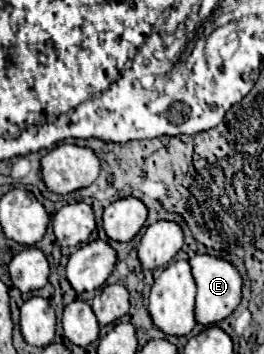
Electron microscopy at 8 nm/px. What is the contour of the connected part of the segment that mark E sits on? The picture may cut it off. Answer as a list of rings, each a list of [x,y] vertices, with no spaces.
[[[196,255],[190,259],[190,267],[192,267],[192,277],[196,281],[198,293],[196,293],[196,323],[208,327],[208,325],[216,325],[222,319],[226,319],[240,303],[242,297],[242,279],[238,275],[238,271],[222,259],[210,257],[210,255]]]

